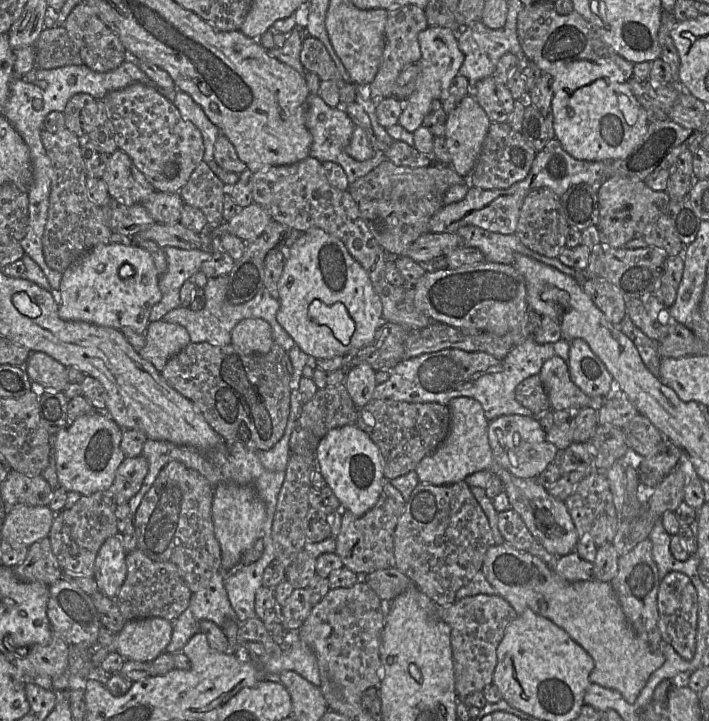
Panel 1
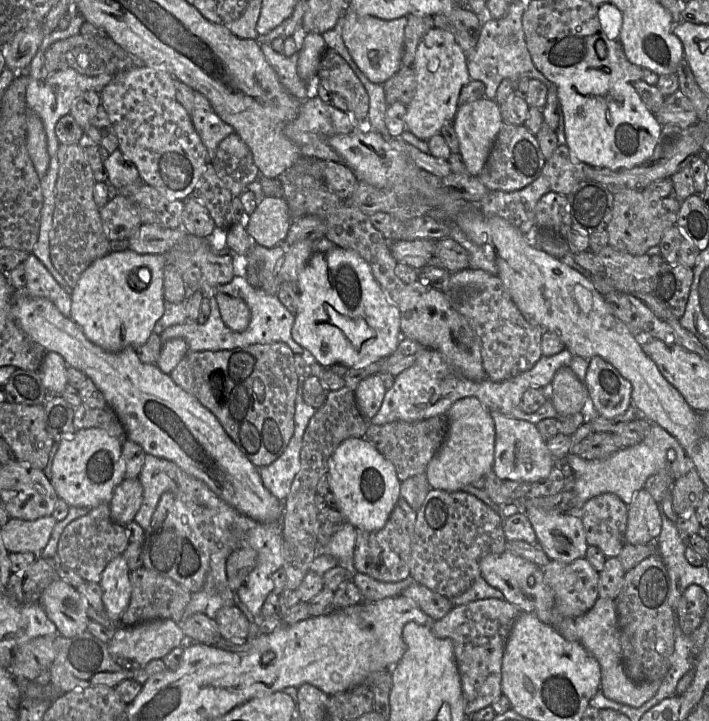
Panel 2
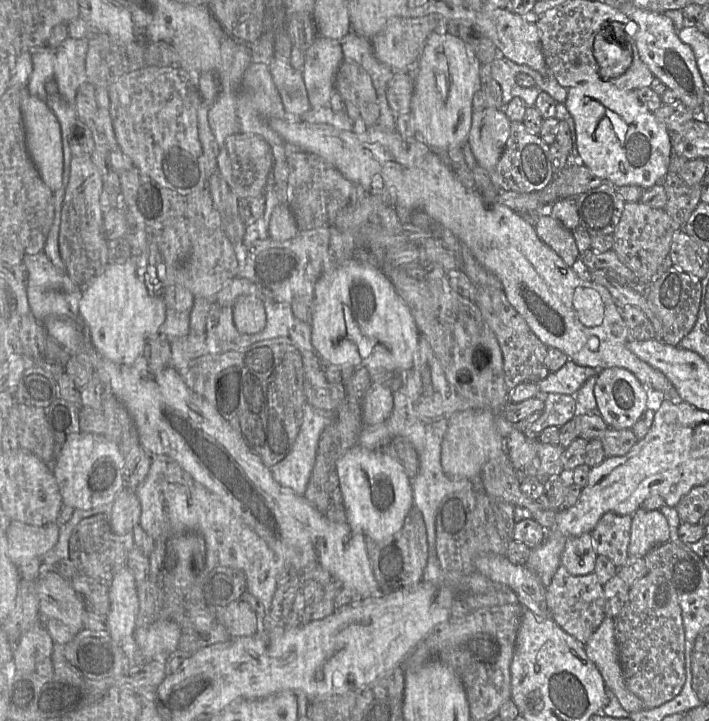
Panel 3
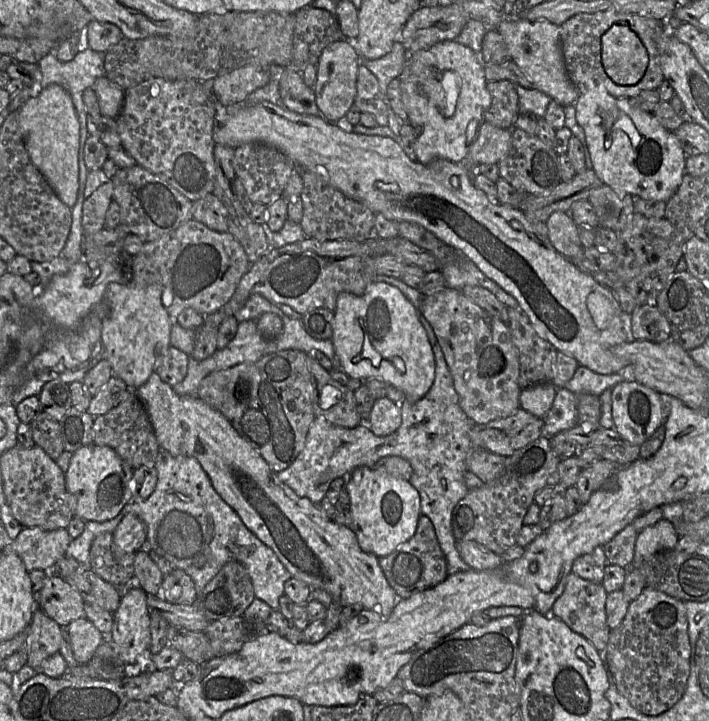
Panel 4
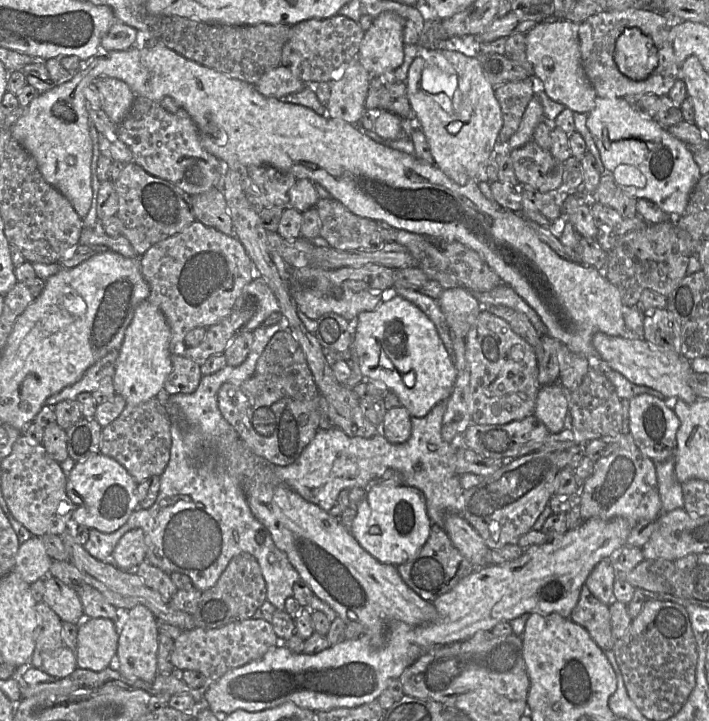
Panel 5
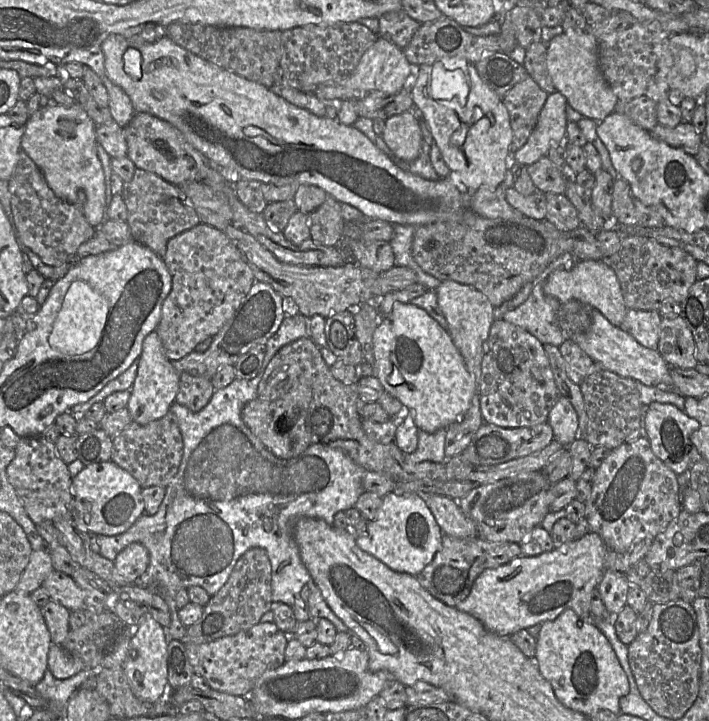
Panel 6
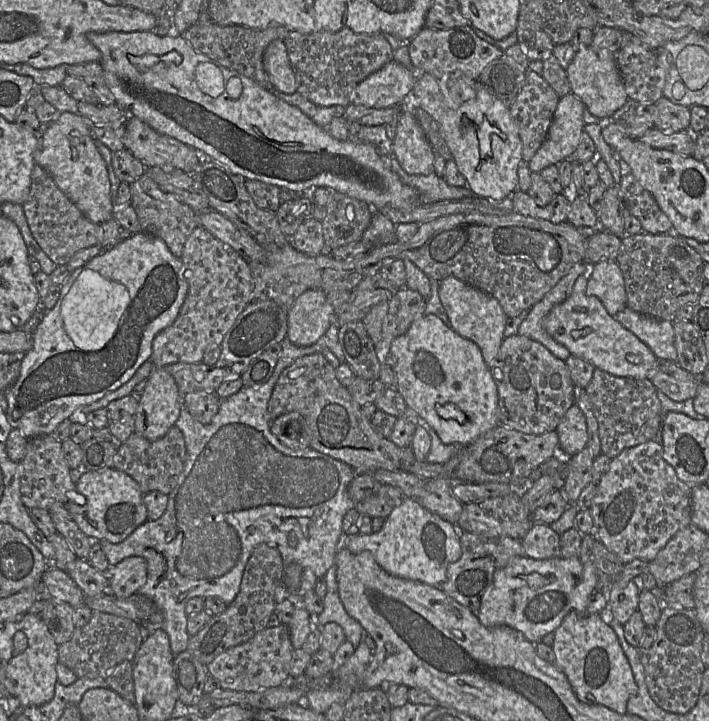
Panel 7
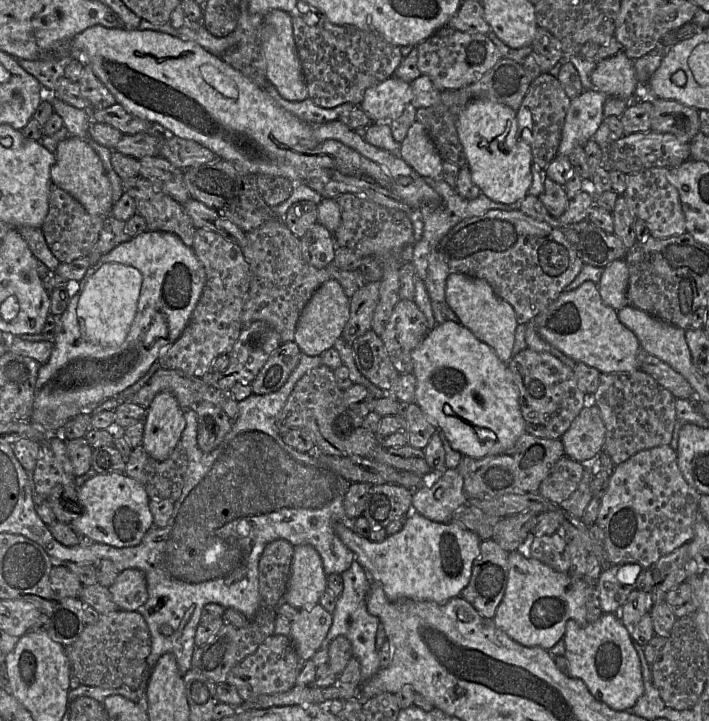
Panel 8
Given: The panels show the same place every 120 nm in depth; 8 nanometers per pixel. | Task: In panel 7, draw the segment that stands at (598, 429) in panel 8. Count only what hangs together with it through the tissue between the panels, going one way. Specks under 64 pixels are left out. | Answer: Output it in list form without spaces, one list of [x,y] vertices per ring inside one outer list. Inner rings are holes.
[[[573,404],[565,413],[556,430],[558,449],[573,456],[587,447],[587,424],[583,412]]]

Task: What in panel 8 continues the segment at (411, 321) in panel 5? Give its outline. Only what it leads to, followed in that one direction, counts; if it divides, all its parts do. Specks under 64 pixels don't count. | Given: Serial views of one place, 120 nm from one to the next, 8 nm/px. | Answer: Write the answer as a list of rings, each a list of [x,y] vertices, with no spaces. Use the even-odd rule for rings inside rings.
[[[445,321],[437,324],[431,329],[421,344],[413,350],[413,375],[415,377],[415,404],[417,404],[423,413],[442,431],[448,439],[451,447],[463,456],[472,458],[483,458],[486,456],[502,454],[516,443],[525,432],[525,425],[520,409],[520,393],[513,375],[507,367],[507,364],[501,361],[493,349],[486,343],[480,341],[474,334],[459,322]]]

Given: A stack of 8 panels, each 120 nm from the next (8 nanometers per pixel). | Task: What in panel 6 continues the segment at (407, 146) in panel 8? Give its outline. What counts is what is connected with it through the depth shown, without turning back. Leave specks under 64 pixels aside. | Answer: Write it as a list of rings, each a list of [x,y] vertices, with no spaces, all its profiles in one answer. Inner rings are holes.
[[[416,108],[385,120],[382,138],[398,158],[417,159],[422,152],[423,137]]]

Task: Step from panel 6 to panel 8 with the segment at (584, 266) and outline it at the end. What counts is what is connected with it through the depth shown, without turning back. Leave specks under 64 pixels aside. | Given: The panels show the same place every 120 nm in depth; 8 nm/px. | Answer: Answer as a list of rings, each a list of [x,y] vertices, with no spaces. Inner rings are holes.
[[[617,259],[604,267],[597,284],[603,302],[615,311],[628,305],[629,270],[624,259]]]

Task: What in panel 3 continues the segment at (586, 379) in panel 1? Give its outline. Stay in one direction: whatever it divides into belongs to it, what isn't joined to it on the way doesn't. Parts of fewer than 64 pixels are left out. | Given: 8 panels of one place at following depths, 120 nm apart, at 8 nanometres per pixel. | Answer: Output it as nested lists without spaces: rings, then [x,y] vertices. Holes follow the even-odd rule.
[[[620,367],[599,370],[595,378],[594,396],[597,402],[597,412],[609,428],[632,429],[647,409],[650,391],[635,375]]]

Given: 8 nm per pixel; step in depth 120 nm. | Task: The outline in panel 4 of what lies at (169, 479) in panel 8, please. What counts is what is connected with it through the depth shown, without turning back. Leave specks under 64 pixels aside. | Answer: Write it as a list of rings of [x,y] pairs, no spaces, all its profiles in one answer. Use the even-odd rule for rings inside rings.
[[[128,389],[128,396],[118,406],[94,417],[92,435],[94,444],[111,447],[133,470],[142,466],[155,467],[160,445],[145,405],[132,390]]]

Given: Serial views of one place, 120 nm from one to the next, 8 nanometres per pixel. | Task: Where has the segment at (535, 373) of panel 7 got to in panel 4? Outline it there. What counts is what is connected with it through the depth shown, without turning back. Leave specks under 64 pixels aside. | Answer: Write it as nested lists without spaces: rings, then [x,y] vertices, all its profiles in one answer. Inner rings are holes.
[[[445,287],[423,295],[420,315],[431,325],[452,375],[459,405],[472,423],[485,424],[519,409],[519,360],[507,326],[460,290]]]

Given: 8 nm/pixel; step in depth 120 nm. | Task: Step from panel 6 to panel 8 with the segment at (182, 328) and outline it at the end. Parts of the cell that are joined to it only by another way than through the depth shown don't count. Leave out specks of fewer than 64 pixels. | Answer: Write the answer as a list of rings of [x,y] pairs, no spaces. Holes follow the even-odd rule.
[[[196,229],[192,250],[204,268],[205,285],[183,333],[172,345],[165,348],[157,362],[161,369],[176,370],[198,378],[212,370],[212,364],[218,356],[229,354],[239,338],[242,330],[241,314],[250,289],[250,267],[241,247],[208,229]]]

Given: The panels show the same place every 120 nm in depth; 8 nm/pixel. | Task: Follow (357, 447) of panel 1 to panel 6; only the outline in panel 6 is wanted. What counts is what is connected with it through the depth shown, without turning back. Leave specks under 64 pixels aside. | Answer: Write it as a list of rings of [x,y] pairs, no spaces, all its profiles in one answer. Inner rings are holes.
[[[393,491],[383,496],[376,517],[368,522],[366,532],[355,541],[362,550],[393,571],[417,576],[441,548],[442,536],[441,528],[421,496]]]

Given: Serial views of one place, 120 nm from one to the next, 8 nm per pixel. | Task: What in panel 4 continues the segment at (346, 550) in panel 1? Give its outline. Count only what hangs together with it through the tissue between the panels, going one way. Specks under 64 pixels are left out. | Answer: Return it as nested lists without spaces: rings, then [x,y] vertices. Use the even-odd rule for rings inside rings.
[[[421,515],[415,534],[406,542],[398,545],[387,556],[378,557],[383,574],[400,599],[431,589],[446,580],[447,561],[437,540],[430,519]]]

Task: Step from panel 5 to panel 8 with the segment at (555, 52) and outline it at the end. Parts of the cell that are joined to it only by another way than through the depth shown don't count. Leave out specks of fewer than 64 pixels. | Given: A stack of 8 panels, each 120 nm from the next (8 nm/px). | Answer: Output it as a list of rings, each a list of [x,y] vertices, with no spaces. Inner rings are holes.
[[[623,51],[597,62],[590,79],[593,89],[604,93],[609,98],[622,98],[626,100],[630,100],[635,96],[638,98],[638,81],[634,60],[629,59]]]

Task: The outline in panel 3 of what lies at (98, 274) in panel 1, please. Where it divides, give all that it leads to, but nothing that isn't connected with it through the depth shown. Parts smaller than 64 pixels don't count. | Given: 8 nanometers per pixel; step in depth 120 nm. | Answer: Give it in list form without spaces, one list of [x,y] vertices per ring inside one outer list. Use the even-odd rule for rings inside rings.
[[[134,254],[124,263],[110,263],[98,278],[83,287],[79,310],[88,326],[92,344],[101,356],[118,364],[131,365],[143,355],[146,343],[160,335],[160,327],[166,319],[166,302],[163,295],[158,295],[159,288],[159,282],[154,285],[146,274],[143,277]]]

